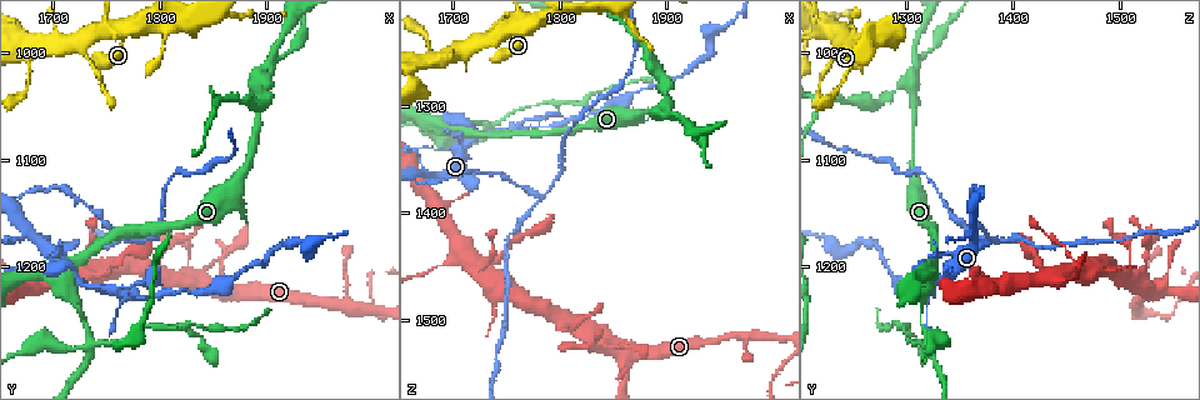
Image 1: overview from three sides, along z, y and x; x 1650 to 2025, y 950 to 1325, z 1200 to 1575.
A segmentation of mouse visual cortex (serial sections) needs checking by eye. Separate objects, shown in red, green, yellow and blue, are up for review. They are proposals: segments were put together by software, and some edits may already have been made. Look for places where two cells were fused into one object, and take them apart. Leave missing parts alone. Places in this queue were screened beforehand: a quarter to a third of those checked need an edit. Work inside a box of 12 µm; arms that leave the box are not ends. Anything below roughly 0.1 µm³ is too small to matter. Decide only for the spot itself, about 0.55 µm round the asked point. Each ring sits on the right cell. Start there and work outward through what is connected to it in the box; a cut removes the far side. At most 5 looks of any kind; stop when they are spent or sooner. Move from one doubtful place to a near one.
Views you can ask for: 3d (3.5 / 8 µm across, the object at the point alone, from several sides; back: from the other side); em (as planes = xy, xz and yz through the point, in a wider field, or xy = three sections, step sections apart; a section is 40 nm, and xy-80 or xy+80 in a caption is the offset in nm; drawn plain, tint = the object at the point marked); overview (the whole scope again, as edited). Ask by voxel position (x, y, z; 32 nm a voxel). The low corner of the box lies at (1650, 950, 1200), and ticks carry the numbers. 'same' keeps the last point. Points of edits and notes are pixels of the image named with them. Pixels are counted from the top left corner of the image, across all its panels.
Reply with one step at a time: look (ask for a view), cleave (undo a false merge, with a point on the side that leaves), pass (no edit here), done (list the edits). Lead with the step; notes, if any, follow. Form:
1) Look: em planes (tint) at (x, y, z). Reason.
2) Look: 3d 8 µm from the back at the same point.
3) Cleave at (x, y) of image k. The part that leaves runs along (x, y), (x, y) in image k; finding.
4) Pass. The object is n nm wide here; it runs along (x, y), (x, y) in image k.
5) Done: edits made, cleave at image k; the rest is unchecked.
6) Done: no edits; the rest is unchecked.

Look: 3d 8 µm at (1720, 1212, 1330). Thick turns thin.

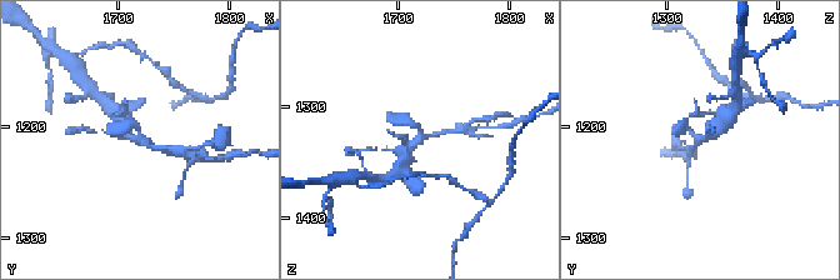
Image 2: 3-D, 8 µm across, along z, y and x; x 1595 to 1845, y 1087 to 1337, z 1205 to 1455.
Look: em xy step 2 (tint) at (1714, 1212, 1332). Shape alone is not enough.

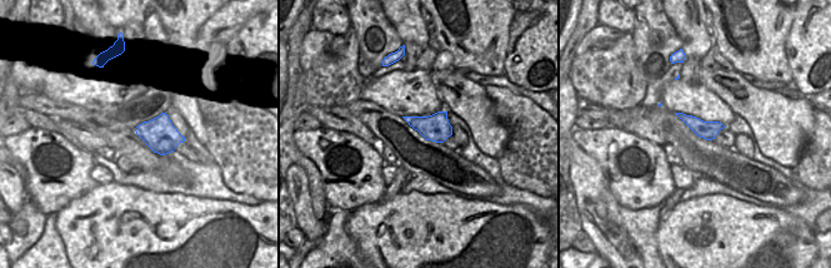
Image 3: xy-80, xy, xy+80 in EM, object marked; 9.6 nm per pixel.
Pass. It runs along (399, 170), (414, 144), (448, 131) in image 2; one cell here.

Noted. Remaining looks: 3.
Look: 3d 8 µm at (1736, 1270, 1320). Four arms meet.

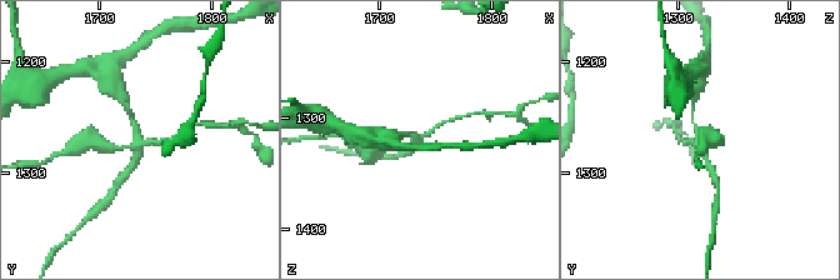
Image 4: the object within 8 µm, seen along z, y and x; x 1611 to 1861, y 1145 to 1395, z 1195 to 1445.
Look: 3d 3.5 µm from the back at (1734, 1268, 1318).

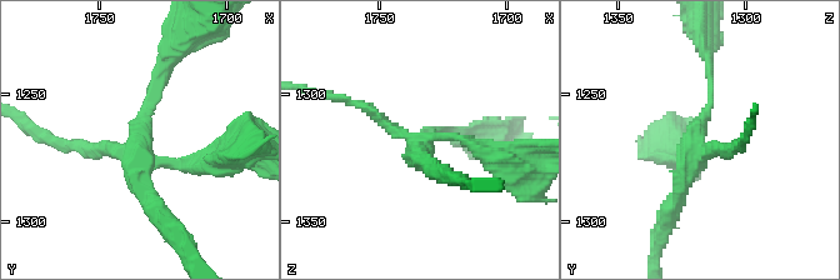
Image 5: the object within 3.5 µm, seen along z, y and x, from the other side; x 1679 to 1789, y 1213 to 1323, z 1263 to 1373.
Look: em xy step 5 (tint) at (1735, 1271, 1320). Need the tissue.

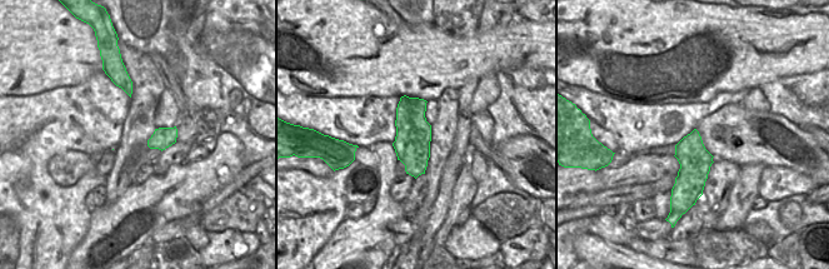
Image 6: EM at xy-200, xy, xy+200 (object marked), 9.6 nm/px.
Cleave at (196, 160) of image 5. 4 arms meet here; the part that leaves runs along (156, 160), (210, 164), (256, 141) in image 5; two cells meet here.

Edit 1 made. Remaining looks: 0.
Done: edits made, cleave at image 5; the rest is unchecked.

